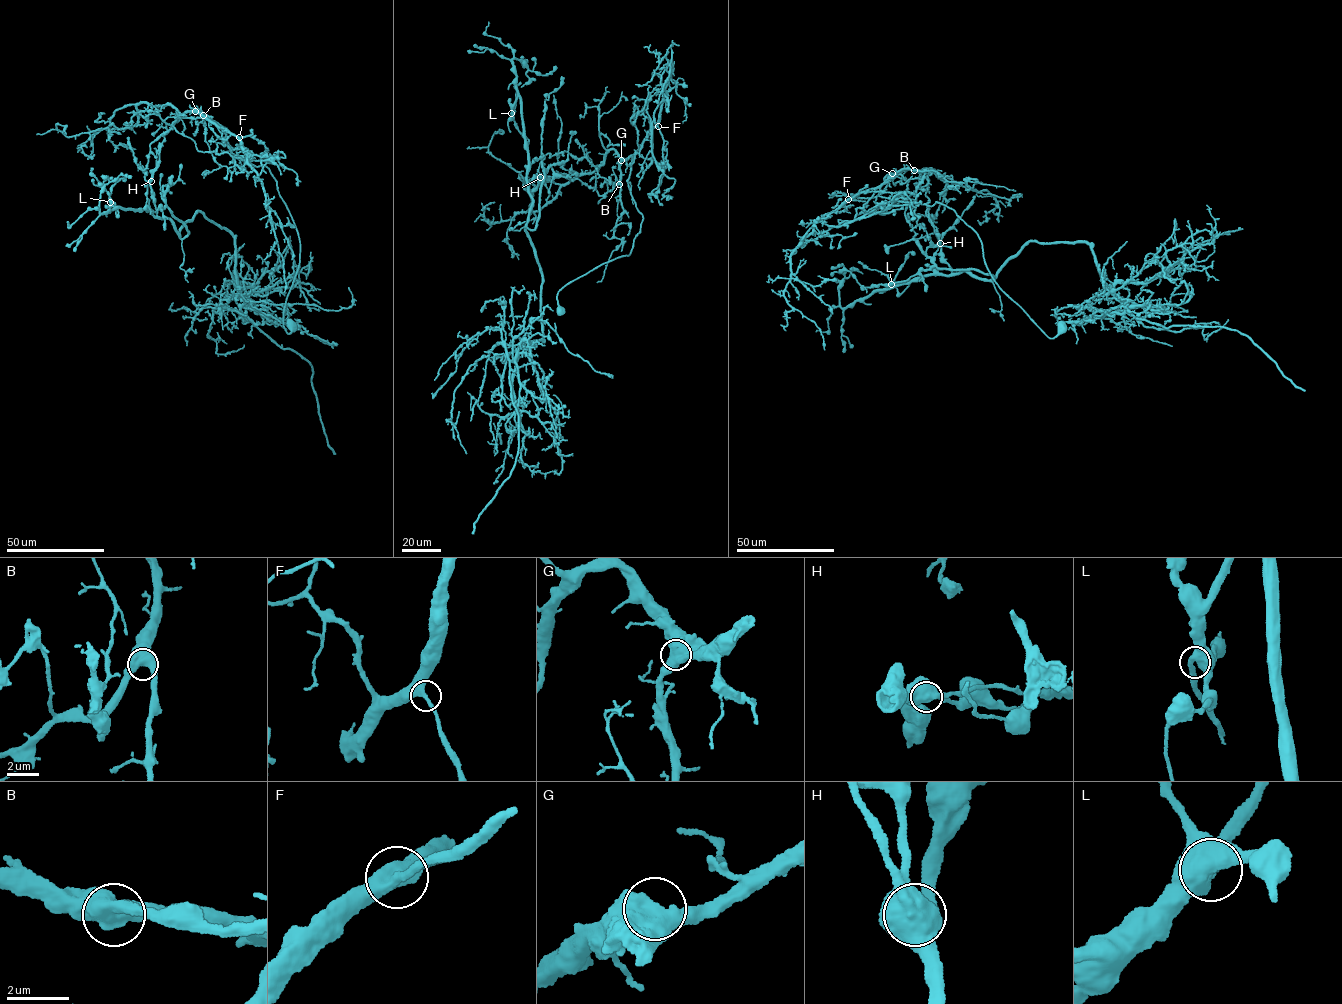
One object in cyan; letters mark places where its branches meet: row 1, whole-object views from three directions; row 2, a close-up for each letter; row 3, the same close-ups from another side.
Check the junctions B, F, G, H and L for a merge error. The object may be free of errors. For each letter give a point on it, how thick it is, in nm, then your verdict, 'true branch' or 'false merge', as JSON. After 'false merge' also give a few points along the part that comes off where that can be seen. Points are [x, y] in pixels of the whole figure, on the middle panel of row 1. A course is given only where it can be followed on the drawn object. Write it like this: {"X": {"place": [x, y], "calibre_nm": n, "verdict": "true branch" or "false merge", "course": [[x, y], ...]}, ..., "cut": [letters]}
{"B": {"place": [619, 184], "calibre_nm": 650, "verdict": "true branch"}, "F": {"place": [658, 126], "calibre_nm": 400, "verdict": "true branch"}, "G": {"place": [621, 160], "calibre_nm": 600, "verdict": "true branch"}, "H": {"place": [540, 177], "calibre_nm": 650, "verdict": "false merge", "course": [[540, 178], [564, 173], [604, 195], [636, 151], [628, 186], [643, 219], [630, 253], [566, 284], [561, 311]]}, "L": {"place": [511, 113], "calibre_nm": 550, "verdict": "true branch"}, "cut": ["H"]}

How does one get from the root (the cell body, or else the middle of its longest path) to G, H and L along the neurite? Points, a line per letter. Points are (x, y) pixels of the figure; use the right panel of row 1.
G: (1061, 328), (1050, 338), (1001, 289), (978, 235), (954, 210), (881, 197), (892, 173)
H: (1061, 328), (1050, 338), (1001, 289), (954, 210), (881, 197), (892, 175), (932, 173), (940, 243)
L: (1061, 328), (1001, 289), (954, 210), (879, 195), (931, 172), (952, 273), (873, 292), (891, 284)

